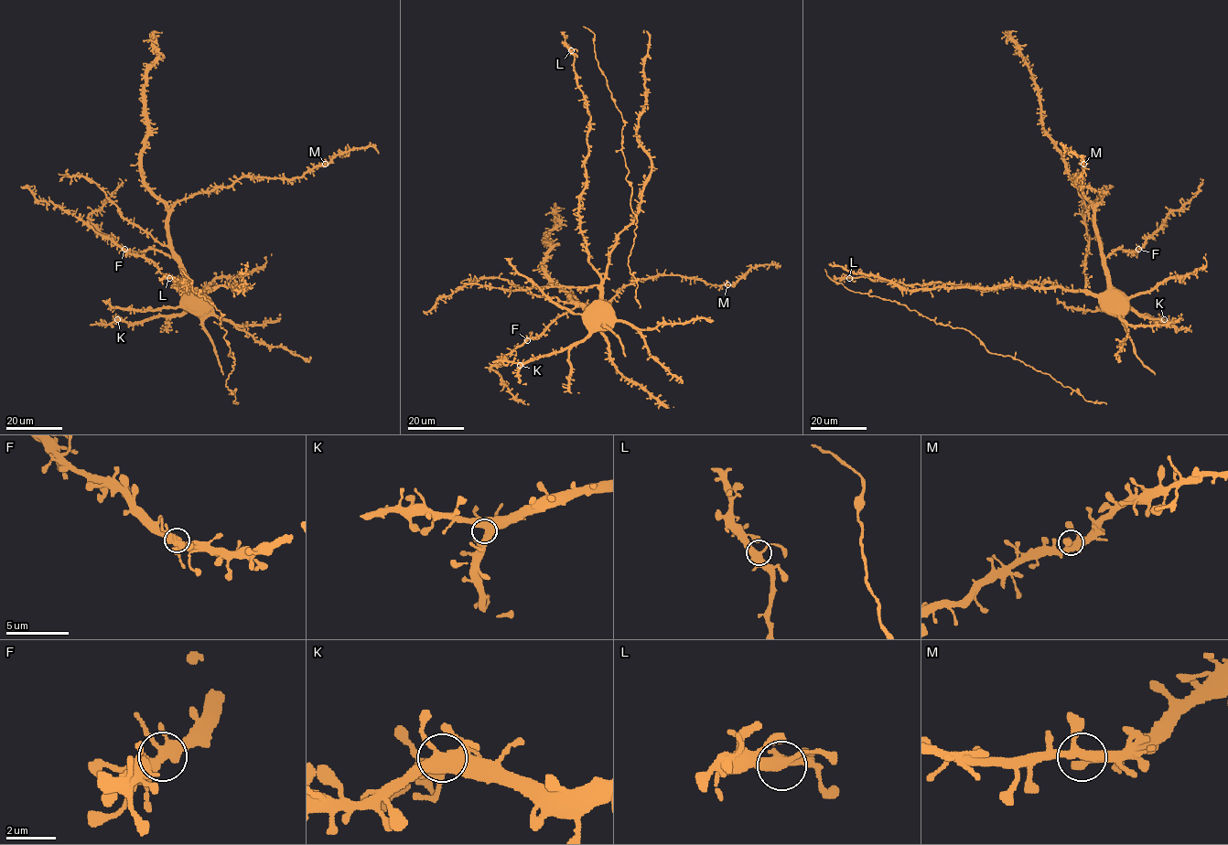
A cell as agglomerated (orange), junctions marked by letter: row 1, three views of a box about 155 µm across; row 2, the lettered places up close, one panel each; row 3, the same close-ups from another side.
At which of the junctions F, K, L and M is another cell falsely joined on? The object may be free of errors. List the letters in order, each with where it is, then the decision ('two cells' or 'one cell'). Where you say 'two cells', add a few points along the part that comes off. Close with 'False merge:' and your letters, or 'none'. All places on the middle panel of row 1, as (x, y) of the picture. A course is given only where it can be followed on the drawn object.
F: at (527, 340); one cell
K: at (520, 365); one cell
L: at (571, 50); one cell
M: at (727, 284); one cell
False merge: none

